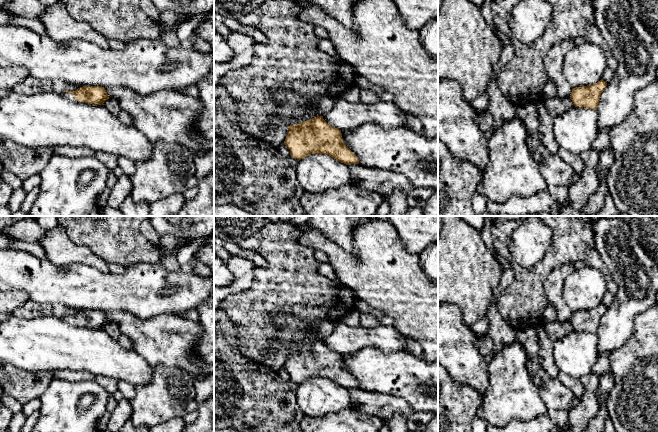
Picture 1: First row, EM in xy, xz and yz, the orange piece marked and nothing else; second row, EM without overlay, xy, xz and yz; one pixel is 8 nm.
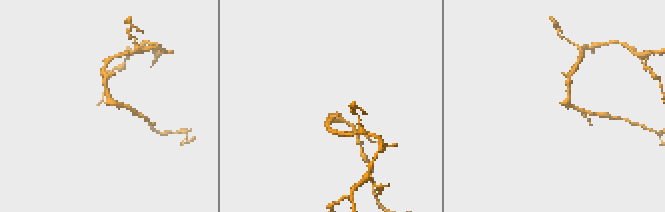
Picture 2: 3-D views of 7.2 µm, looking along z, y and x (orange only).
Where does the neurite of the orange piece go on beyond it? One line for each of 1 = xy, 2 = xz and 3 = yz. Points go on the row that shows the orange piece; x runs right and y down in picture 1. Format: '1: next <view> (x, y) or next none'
1: next xy (68, 96)
2: next xz (292, 108)
3: next none

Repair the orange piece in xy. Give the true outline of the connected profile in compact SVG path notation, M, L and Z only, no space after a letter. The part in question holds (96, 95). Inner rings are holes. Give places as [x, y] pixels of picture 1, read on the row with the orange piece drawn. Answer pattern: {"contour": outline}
{"contour": "M83 86L76 91L63 91L60 93L67 100L76 99L80 102L90 103L92 105L103 105L110 97L104 87L101 86Z"}

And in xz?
{"contour": "M281 89L272 97L279 105L282 124L288 127L284 145L298 161L311 154L325 154L346 165L359 164L357 156L345 145L341 130L313 113L306 101L290 89Z"}

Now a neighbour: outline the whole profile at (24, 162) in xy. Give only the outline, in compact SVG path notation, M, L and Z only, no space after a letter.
M0 137L0 162L3 169L22 181L39 174L53 155L53 147L31 148Z

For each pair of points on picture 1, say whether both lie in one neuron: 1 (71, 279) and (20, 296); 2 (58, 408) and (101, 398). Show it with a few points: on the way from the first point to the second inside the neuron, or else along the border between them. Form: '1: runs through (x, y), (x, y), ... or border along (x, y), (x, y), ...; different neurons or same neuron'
1: border along (10, 290), (23, 290), (29, 297); different neurons
2: runs through (69, 414), (88, 414), (93, 409); same neuron

